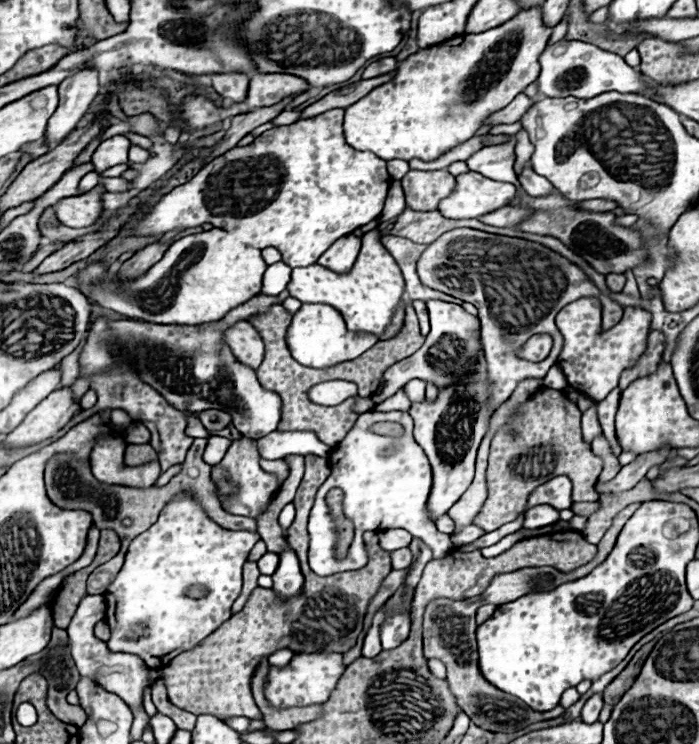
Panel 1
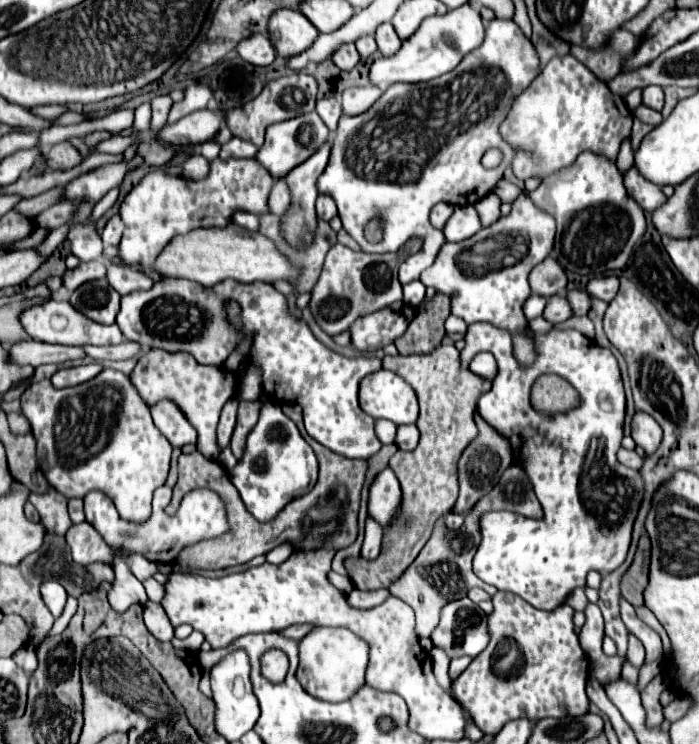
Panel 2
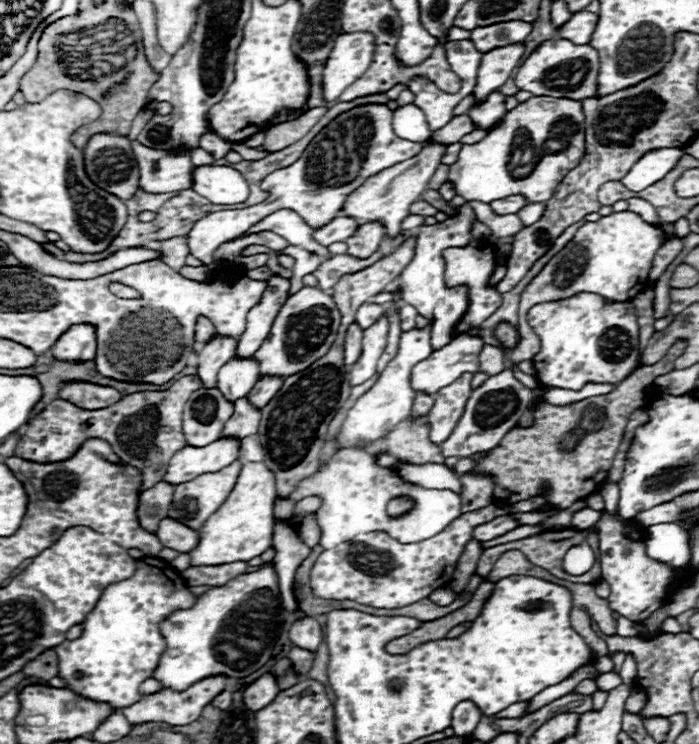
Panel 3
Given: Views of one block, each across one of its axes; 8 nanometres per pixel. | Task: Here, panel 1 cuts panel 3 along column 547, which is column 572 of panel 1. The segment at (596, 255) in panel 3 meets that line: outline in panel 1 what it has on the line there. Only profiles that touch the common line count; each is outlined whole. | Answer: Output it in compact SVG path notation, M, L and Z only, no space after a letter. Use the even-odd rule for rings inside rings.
M456 228L444 232L438 240L428 244L428 248L418 258L420 282L432 290L440 290L448 296L470 302L478 308L478 318L482 324L482 346L490 380L488 406L498 408L504 404L516 386L528 378L544 380L546 372L556 364L564 338L554 324L554 316L562 306L584 296L598 298L602 304L602 332L616 326L622 318L622 308L586 278L586 274L570 264L566 258L544 248L542 244L528 242L522 238L488 234L472 228ZM546 332L554 338L554 348L550 356L538 364L520 360L516 350L526 338Z

